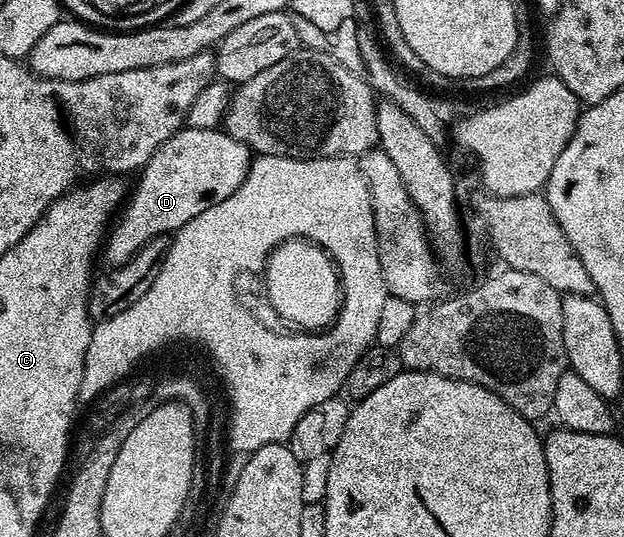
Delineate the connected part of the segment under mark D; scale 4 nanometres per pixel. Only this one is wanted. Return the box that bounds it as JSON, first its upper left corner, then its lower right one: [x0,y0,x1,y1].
[100,126,251,269]

